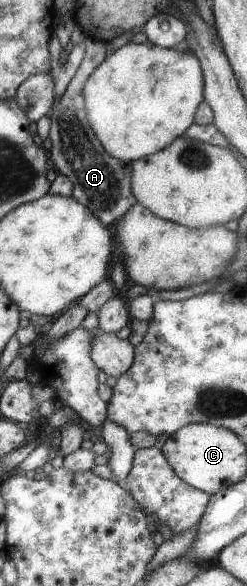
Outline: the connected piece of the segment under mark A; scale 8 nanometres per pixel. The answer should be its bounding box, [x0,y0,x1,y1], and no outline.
[46,37,135,225]

